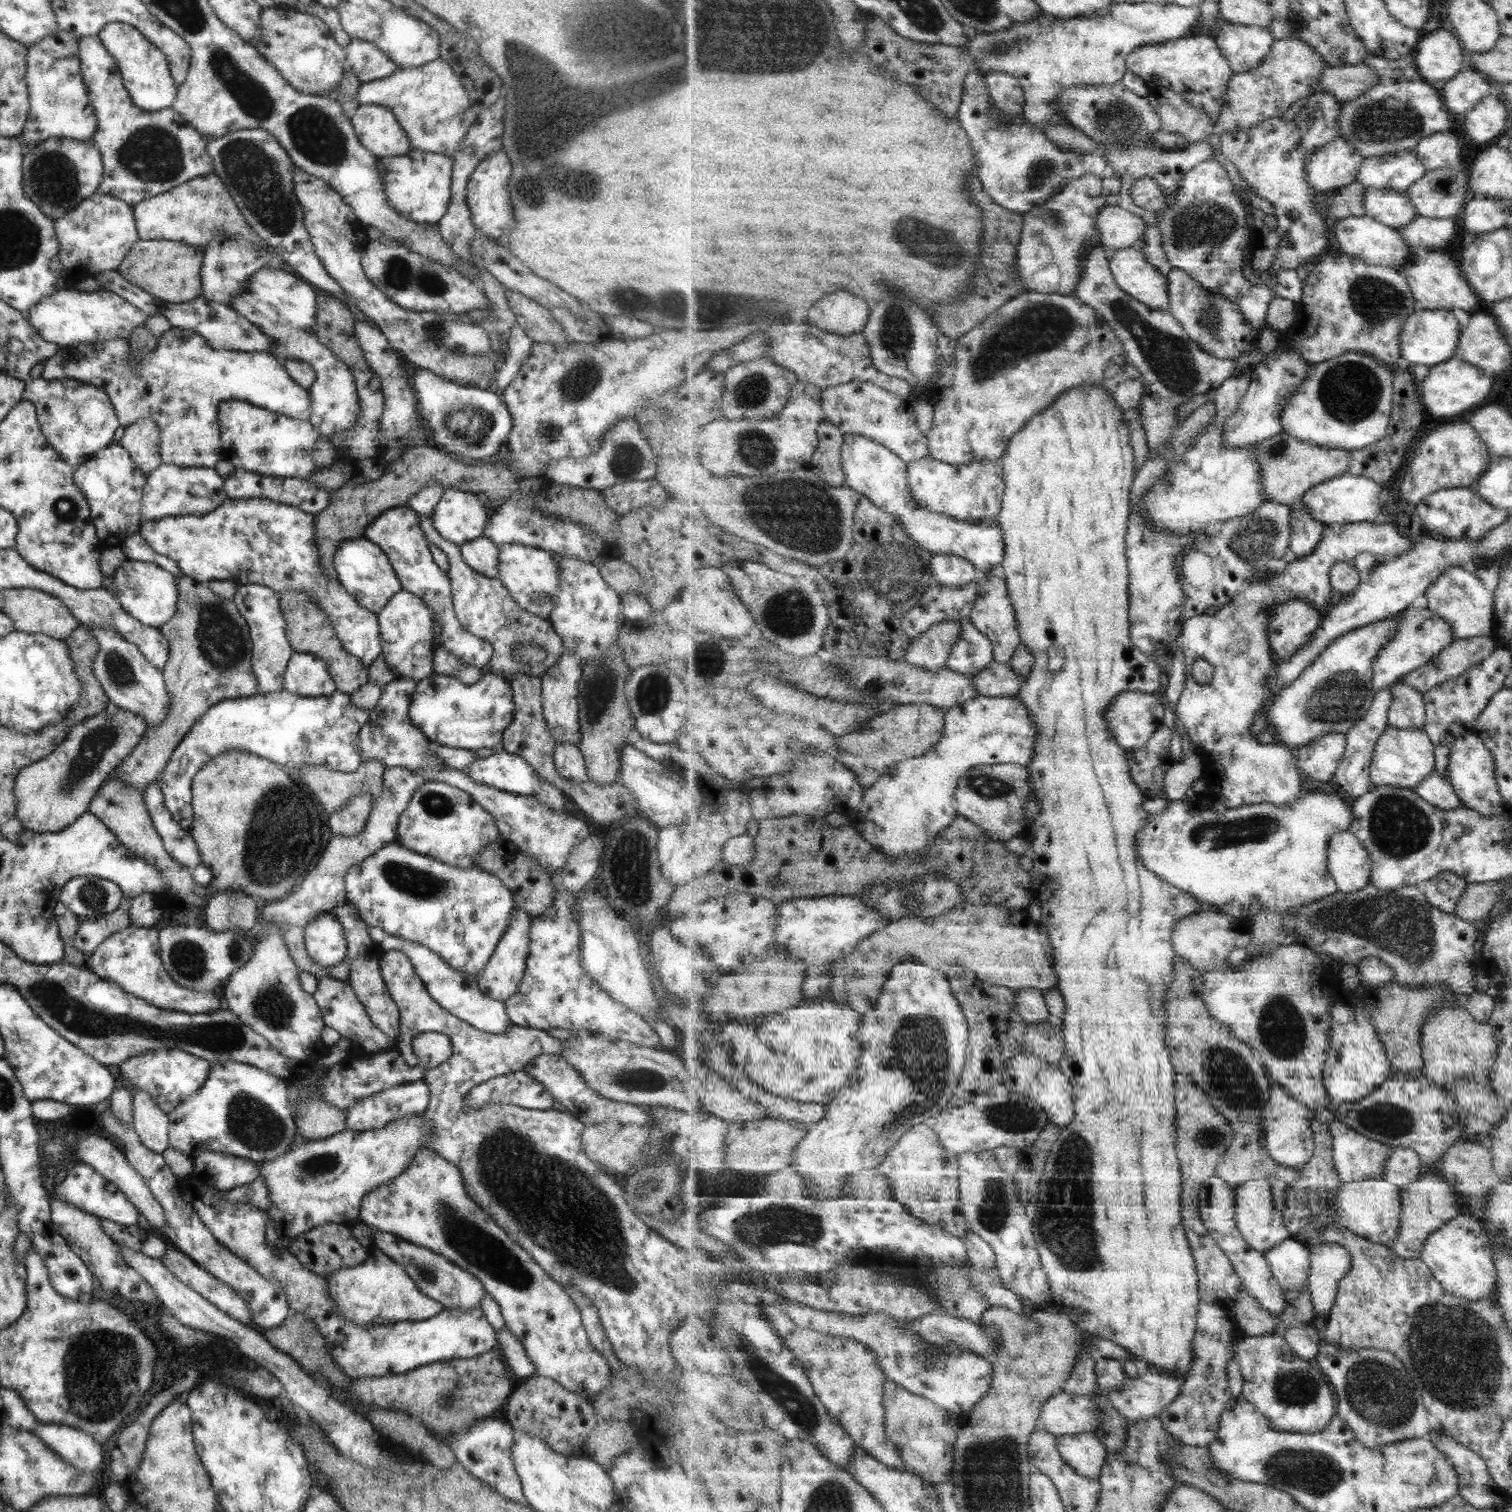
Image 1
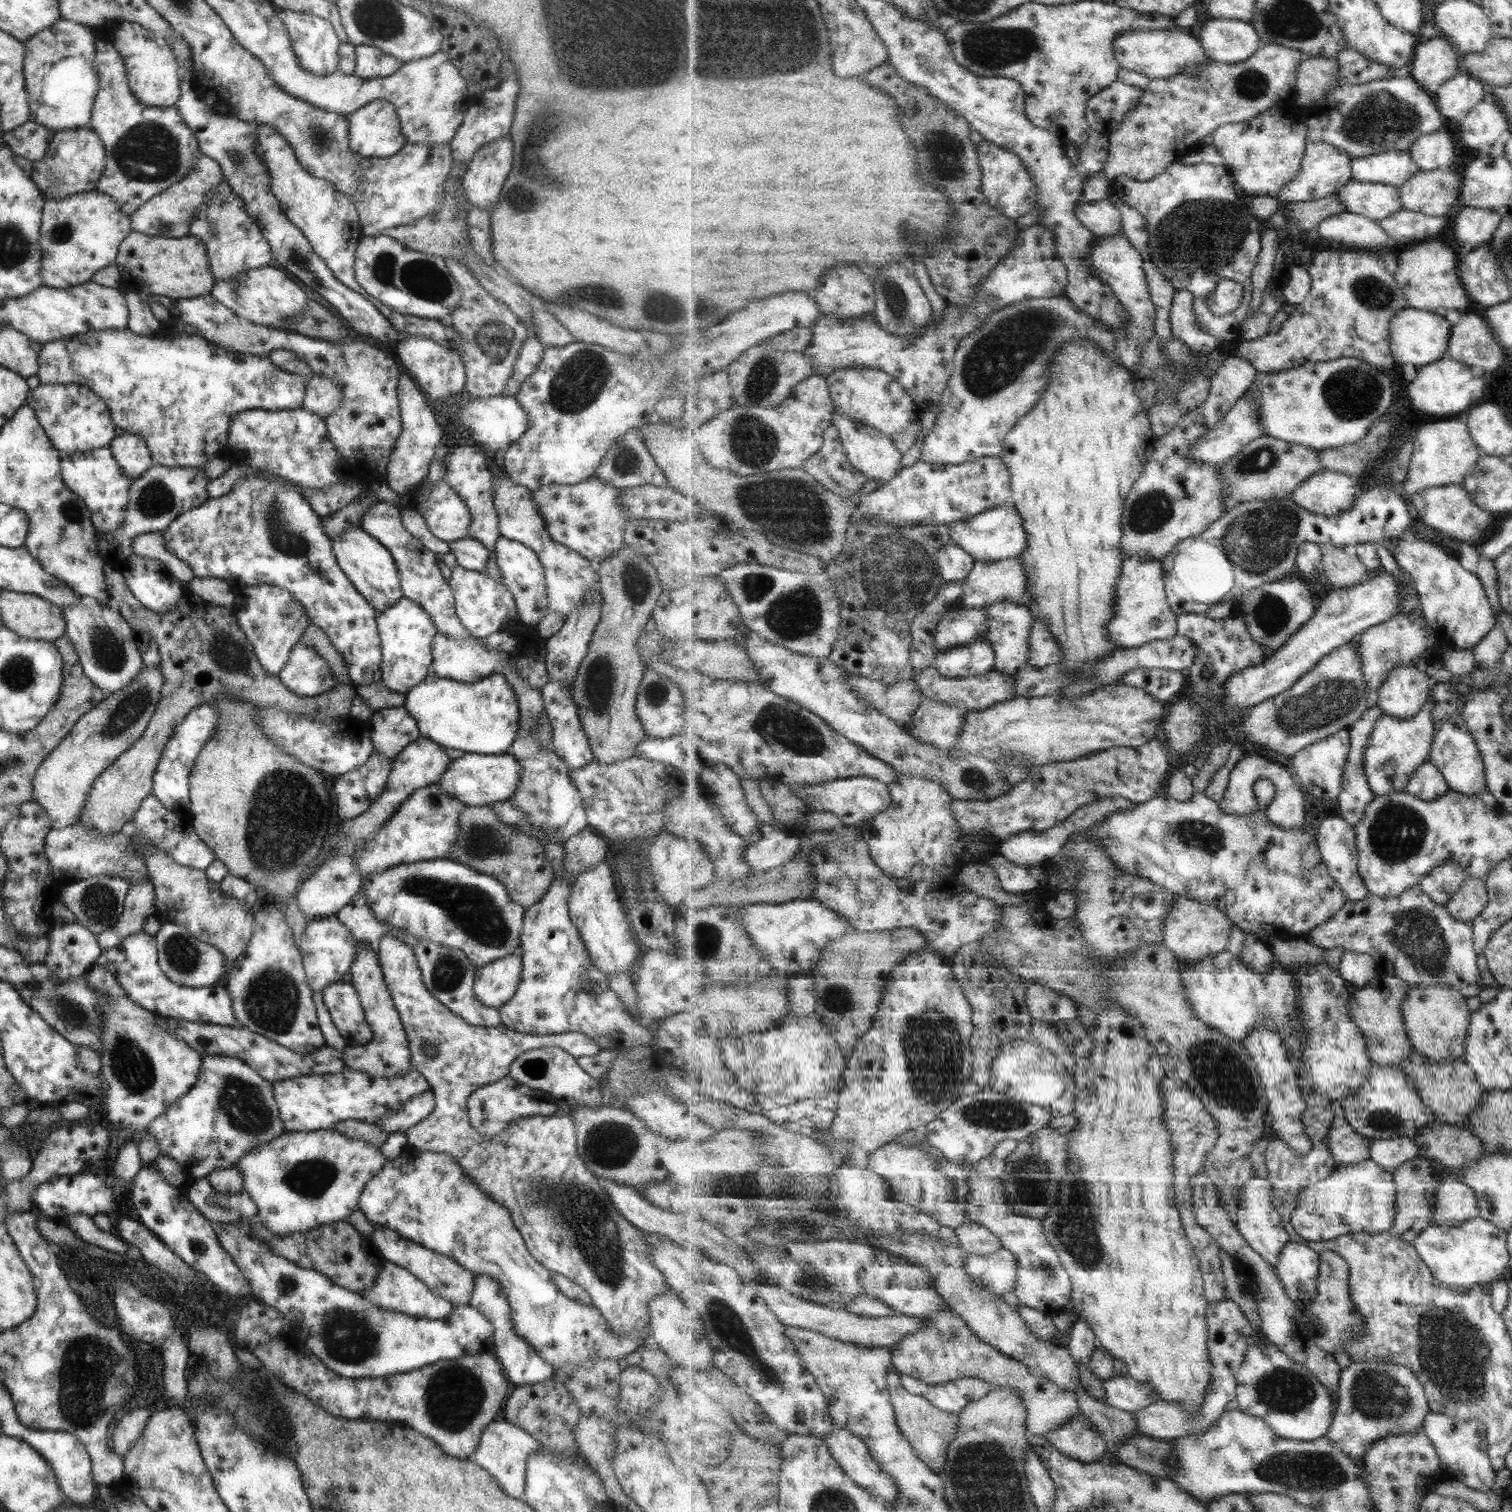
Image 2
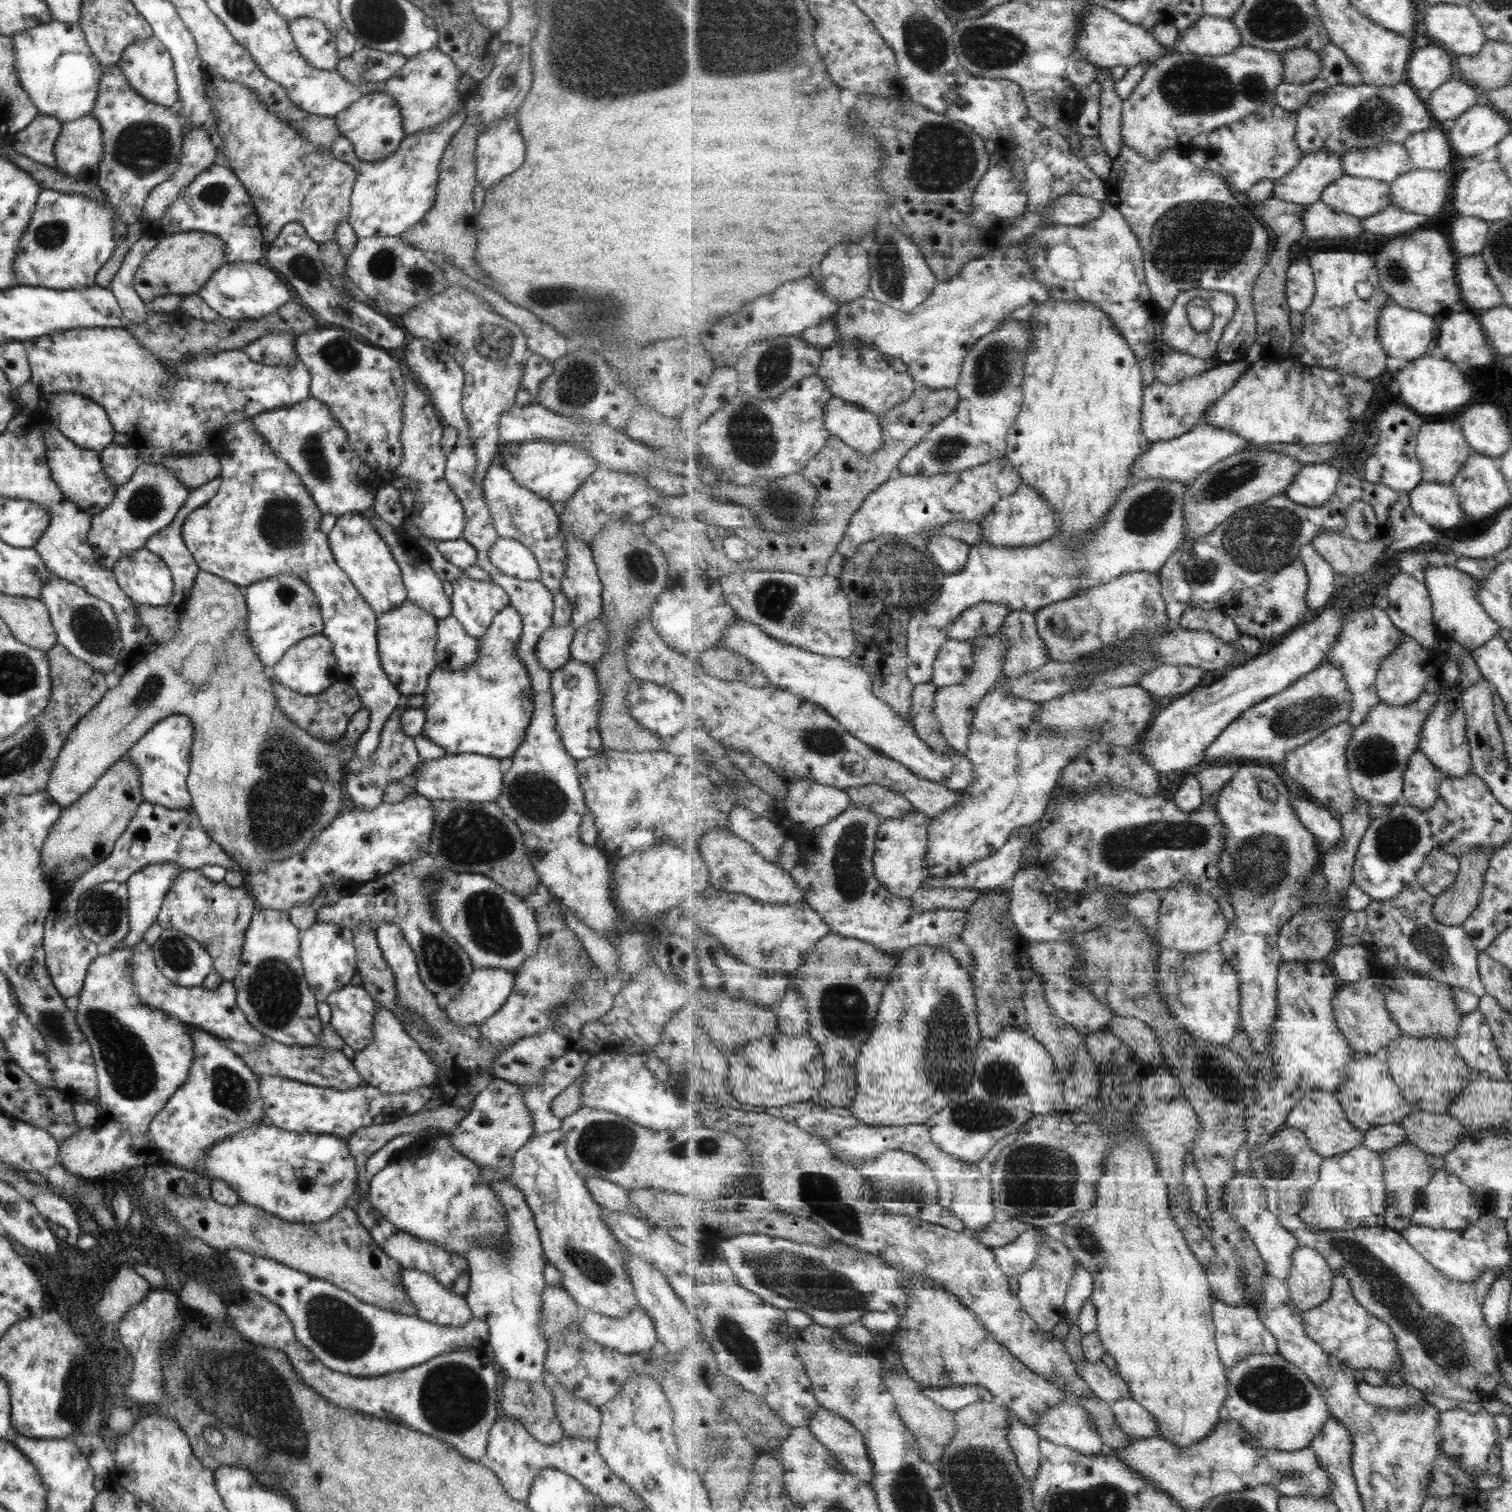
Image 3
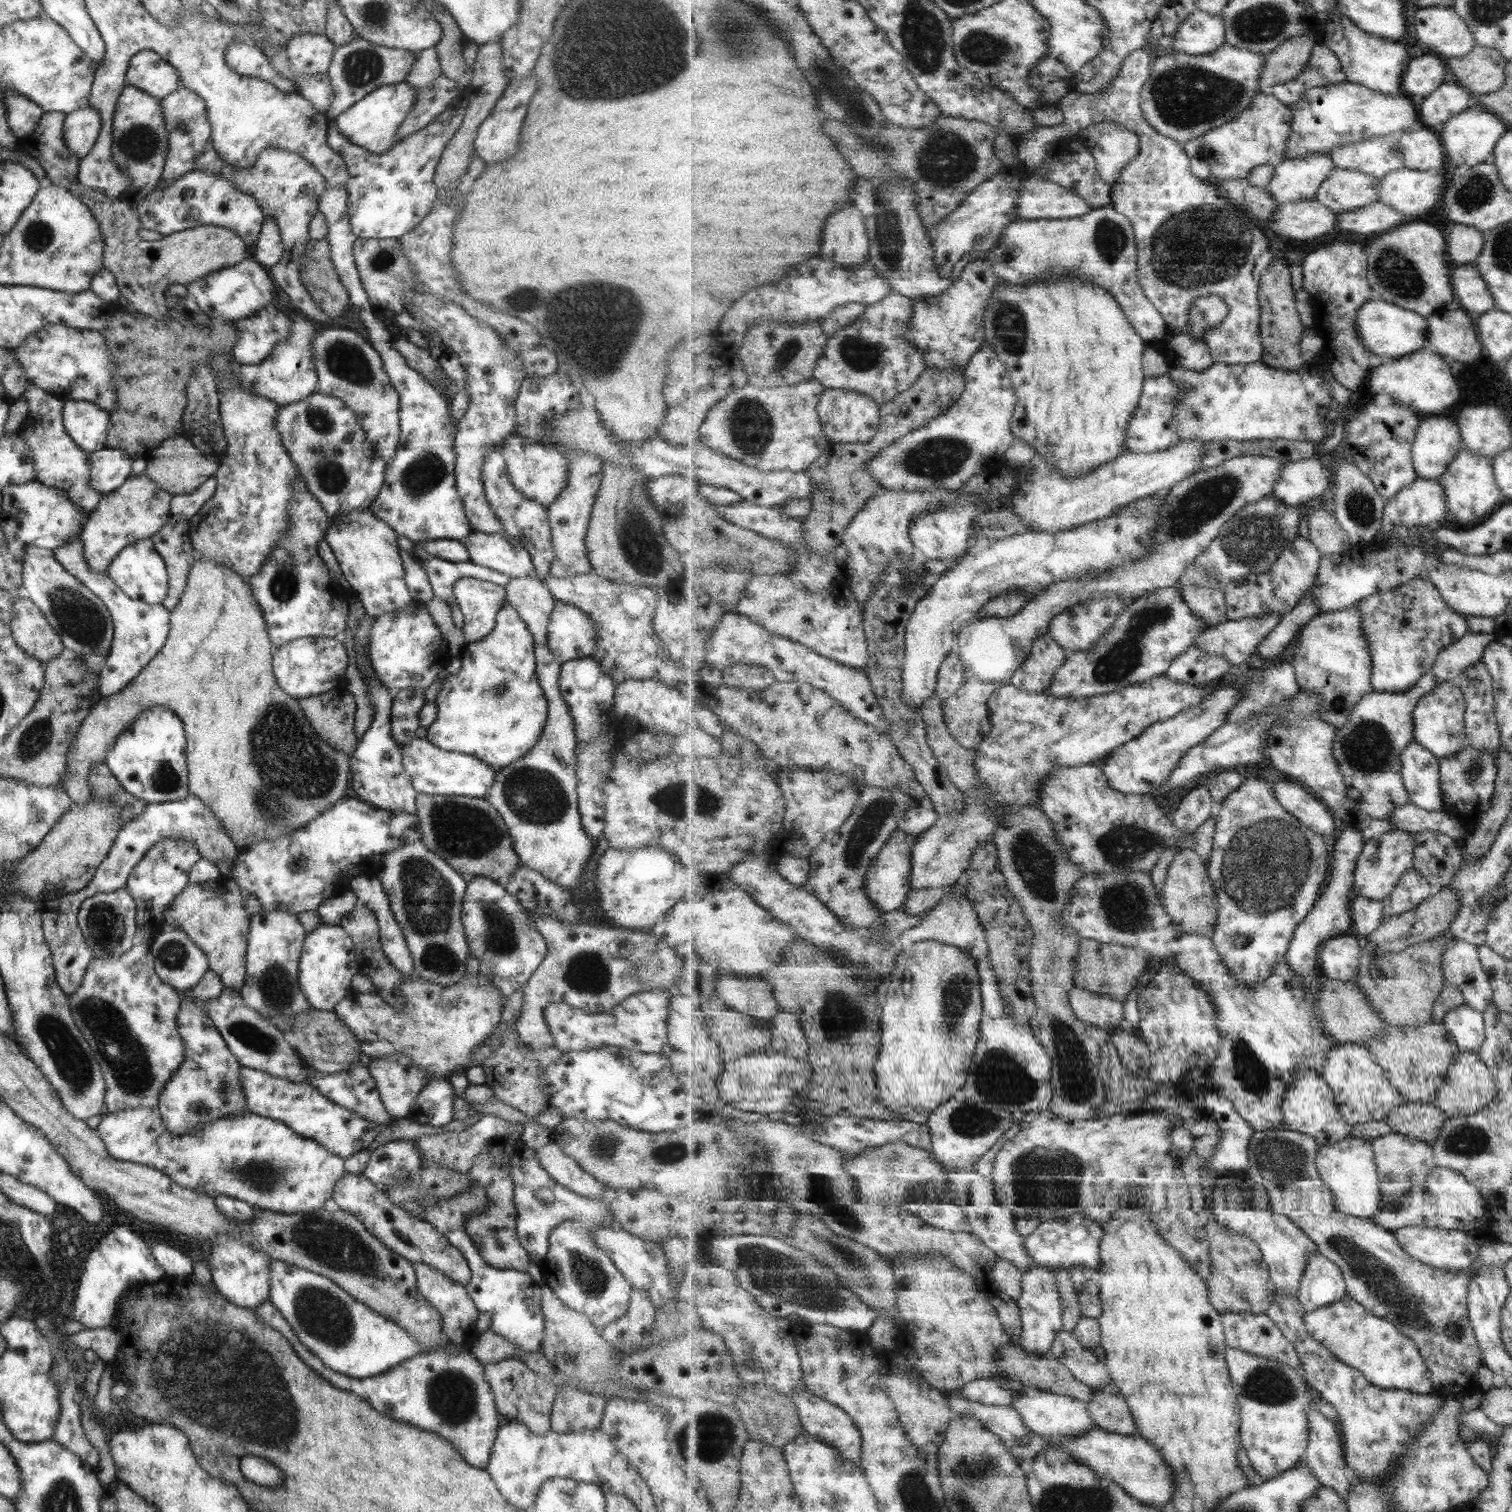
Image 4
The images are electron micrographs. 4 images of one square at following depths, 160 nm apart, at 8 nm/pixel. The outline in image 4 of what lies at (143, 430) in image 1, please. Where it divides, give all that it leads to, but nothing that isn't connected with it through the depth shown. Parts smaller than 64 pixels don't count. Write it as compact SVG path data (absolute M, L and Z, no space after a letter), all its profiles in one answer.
M104 447L88 453L90 485L100 495L115 490L130 475L132 460L122 451Z

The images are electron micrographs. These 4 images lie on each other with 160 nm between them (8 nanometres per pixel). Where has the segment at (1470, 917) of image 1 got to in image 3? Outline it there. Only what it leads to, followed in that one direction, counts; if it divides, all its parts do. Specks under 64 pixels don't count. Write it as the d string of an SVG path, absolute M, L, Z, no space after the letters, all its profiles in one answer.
M1478 848L1460 858L1458 879L1436 898L1434 918L1449 926L1463 926L1476 911L1483 886L1483 875L1491 856Z

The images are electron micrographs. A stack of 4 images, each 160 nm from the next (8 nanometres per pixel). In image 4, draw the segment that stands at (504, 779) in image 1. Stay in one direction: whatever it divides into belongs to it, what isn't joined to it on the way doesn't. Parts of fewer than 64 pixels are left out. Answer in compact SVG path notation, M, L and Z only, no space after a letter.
M413 738L413 741L400 748L401 763L409 776L409 782L419 795L438 795L445 797L470 797L485 799L487 791L493 785L497 771L485 762L467 754L438 750L425 738Z

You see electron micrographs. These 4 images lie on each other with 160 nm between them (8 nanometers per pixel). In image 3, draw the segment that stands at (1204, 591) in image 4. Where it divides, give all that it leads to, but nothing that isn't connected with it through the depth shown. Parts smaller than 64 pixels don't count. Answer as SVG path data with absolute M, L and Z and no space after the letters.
M1225 603L1211 608L1186 608L1180 626L1190 631L1212 632L1225 642L1236 642L1242 634L1237 623L1225 612Z

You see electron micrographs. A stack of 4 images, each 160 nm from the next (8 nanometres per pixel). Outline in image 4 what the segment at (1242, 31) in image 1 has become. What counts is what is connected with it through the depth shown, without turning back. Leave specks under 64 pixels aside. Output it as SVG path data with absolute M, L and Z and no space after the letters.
M1197 9L1173 35L1171 52L1188 55L1207 54L1226 44L1226 26L1221 15Z

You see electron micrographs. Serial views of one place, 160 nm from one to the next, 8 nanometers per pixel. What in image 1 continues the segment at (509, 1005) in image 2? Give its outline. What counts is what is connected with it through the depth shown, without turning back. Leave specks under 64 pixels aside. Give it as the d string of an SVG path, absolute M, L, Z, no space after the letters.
M592 832L573 848L565 867L551 875L555 890L553 906L547 914L530 921L526 967L517 992L504 1002L506 1016L515 1026L542 1031L549 1028L585 1029L610 1039L655 1049L660 1042L652 1026L638 1014L614 1002L580 965L580 930L572 921L569 908L574 893L596 880L601 850L603 842Z

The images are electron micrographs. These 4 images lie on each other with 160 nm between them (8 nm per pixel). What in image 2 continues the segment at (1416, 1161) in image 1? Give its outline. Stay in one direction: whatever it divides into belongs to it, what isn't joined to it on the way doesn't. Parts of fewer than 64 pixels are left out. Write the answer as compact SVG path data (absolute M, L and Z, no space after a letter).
M1408 1136L1375 1138L1370 1149L1371 1158L1392 1173L1397 1172L1402 1164L1420 1155L1417 1143Z

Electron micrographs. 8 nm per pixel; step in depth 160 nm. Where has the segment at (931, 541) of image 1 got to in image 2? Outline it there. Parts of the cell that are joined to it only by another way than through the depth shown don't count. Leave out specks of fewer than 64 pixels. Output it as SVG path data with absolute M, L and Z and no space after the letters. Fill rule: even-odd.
M834 413L832 424L840 430L840 437L844 443L844 449L848 453L849 460L857 470L864 472L872 480L878 480L885 485L892 481L901 467L903 453L897 448L893 438L881 432L876 426L869 426L865 422L857 422L855 418L849 418L847 414ZM1011 502L977 514L977 517L947 525L950 525L952 530L951 542L966 550L974 560L1000 561L1005 558L1015 558L1028 548L1028 530L1025 530L1024 518L1019 515L1017 506Z

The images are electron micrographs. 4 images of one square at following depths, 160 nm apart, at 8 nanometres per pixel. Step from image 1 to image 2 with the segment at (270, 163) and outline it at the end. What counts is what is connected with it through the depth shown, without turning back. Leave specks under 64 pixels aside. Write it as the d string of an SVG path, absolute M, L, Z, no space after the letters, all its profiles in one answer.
M184 66L178 69L180 80L180 93L174 106L185 121L185 124L193 131L198 149L201 155L214 160L220 168L222 180L224 180L233 194L236 194L244 206L244 211L252 218L261 231L261 237L266 240L273 265L283 270L288 275L292 274L307 288L323 298L335 308L335 312L345 320L345 324L359 332L379 340L379 342L391 342L396 339L396 332L389 322L383 317L363 296L360 296L349 287L338 282L327 269L321 258L312 252L308 240L303 237L301 231L293 226L280 207L280 202L269 188L270 176L265 169L262 158L256 148L256 126L237 118L224 117L211 112L209 106L200 101L196 95L190 70Z

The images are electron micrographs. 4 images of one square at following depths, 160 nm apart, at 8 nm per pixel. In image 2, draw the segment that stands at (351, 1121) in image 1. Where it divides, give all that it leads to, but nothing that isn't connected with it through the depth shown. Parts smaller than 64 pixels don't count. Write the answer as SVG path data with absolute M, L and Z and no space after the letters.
M430 1089L412 1096L406 1102L402 1102L400 1109L395 1112L387 1113L372 1124L380 1128L386 1135L393 1132L404 1133L411 1126L423 1120L434 1107L434 1098Z

